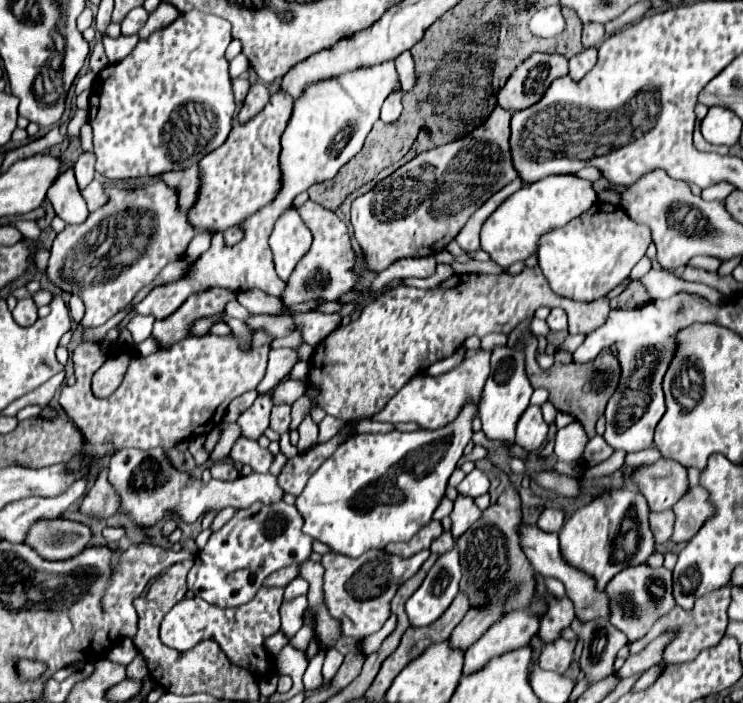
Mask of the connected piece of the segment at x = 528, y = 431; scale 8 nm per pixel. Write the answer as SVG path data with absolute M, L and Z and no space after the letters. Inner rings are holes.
M528 406L516 426L516 444L526 452L536 452L548 438L548 424L542 420L540 406Z

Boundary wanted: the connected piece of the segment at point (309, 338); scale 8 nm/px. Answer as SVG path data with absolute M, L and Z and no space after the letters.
M312 312L312 314L302 314L294 318L296 328L300 330L302 338L310 346L318 346L330 332L334 332L342 324L342 314L322 314L322 312Z

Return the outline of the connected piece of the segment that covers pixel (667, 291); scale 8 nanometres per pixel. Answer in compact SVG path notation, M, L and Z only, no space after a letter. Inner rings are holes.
M654 264L654 268L640 280L642 286L646 288L646 294L650 300L658 300L658 298L670 298L678 292L688 292L704 296L706 300L710 300L712 304L722 304L726 302L726 298L716 292L714 288L708 288L702 283L688 282L676 276L674 272L668 272L664 268L660 268L658 264ZM652 292L652 294L650 294Z

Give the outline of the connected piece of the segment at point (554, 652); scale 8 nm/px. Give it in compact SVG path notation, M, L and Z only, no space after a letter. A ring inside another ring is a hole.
M564 638L556 640L554 644L546 644L542 654L540 654L540 668L542 670L552 670L558 674L564 674L572 662L572 652L574 652L576 640L568 642Z

